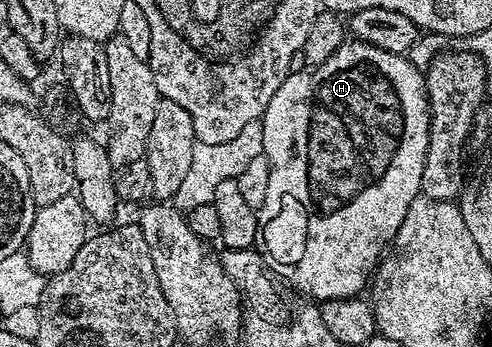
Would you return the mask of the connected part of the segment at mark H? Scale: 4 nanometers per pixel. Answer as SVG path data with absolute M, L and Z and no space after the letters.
M356 38L346 39L344 44L341 44L335 54L331 54L331 58L327 58L327 62L310 67L304 72L290 72L289 76L283 82L283 86L279 86L279 90L275 90L275 94L271 98L271 102L267 102L267 110L263 113L260 119L263 126L263 155L267 158L267 162L271 166L271 183L267 186L269 193L267 194L267 202L263 202L263 206L256 209L257 214L257 231L259 233L260 247L265 247L265 252L271 259L277 263L278 277L286 276L289 279L289 284L293 287L294 293L300 294L302 297L308 298L313 302L324 302L326 300L348 300L356 297L358 294L366 291L367 285L370 283L371 277L389 245L393 243L393 236L399 230L399 226L403 222L403 214L407 214L407 210L411 206L411 202L416 196L422 195L421 183L423 182L423 166L427 158L427 146L429 145L429 96L425 93L425 78L422 69L415 67L409 61L408 55L399 53L389 53L385 49L380 49L379 46L371 45L367 41Z

